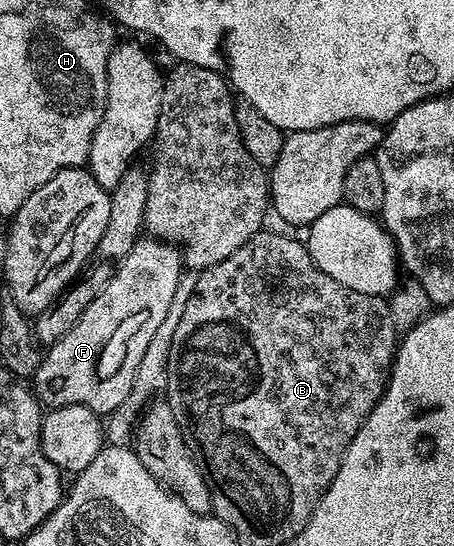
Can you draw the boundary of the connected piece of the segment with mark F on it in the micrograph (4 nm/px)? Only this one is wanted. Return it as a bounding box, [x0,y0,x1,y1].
[33,237,185,416]

